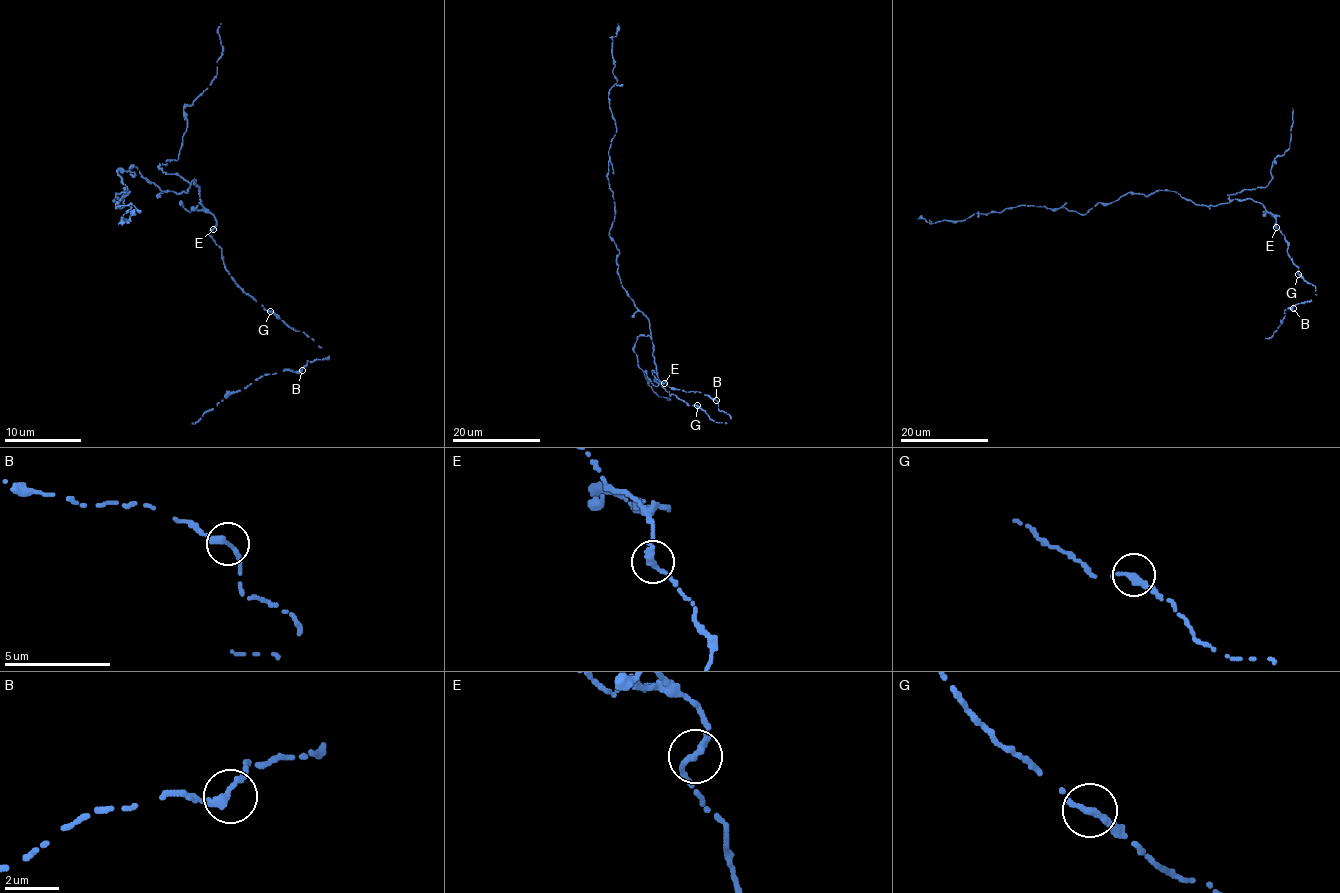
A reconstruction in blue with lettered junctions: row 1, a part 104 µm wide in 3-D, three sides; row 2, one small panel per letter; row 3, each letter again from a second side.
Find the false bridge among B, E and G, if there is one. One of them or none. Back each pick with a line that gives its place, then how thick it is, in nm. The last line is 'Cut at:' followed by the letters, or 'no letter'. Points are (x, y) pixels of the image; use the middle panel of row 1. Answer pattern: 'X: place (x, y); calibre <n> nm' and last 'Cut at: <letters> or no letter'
Cut at: no letter

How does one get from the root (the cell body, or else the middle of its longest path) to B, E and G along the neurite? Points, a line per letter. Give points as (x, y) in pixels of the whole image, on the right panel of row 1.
B: (1200, 205), (1250, 198), (1274, 216), (1298, 274), (1316, 287), (1311, 299), (1293, 308)
E: (1200, 205), (1216, 206), (1233, 199), (1250, 198), (1274, 216), (1276, 227)
G: (1200, 205), (1249, 198), (1260, 202), (1274, 216), (1298, 274)

